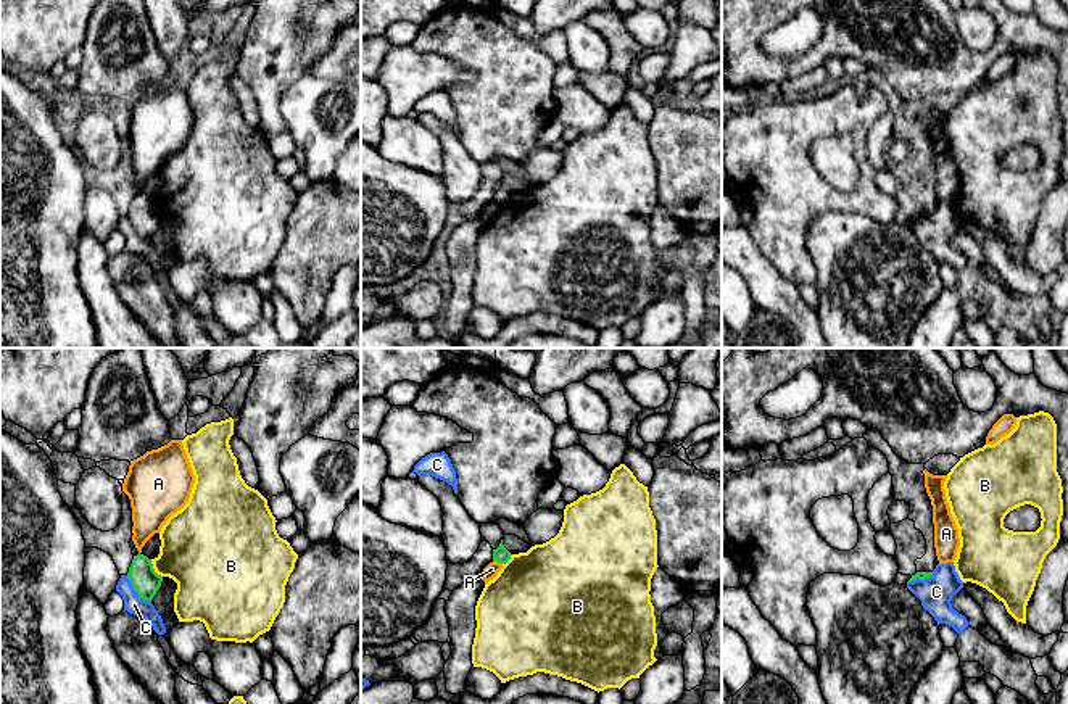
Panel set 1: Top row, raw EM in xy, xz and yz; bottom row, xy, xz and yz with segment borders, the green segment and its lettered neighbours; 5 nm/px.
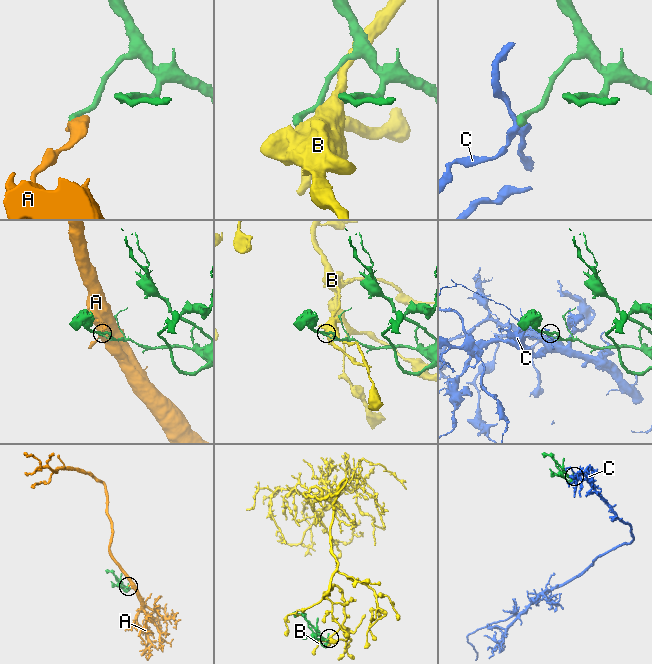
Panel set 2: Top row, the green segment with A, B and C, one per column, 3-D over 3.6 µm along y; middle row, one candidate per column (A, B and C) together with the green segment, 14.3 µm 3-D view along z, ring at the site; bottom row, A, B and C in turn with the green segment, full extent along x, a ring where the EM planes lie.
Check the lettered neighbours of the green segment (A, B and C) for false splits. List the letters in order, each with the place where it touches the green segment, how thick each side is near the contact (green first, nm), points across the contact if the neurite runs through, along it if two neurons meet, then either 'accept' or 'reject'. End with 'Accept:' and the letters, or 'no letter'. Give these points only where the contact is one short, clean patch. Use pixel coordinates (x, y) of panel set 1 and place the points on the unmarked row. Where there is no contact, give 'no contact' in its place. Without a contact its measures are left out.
A: meets green in xz at (498, 200); 80 nm thick on the green side, 70 nm on the other; border along xz (493, 198), (501, 203); reject
B: meets green in xy at (153, 208); 140 nm thick on the green side, 400 nm on the other; reject
C: meets green in xy at (136, 231); 140 nm thick on the green side, 90 nm on the other; border along xy (126, 215), (132, 227), (150, 240); reject
Accept: no letter

